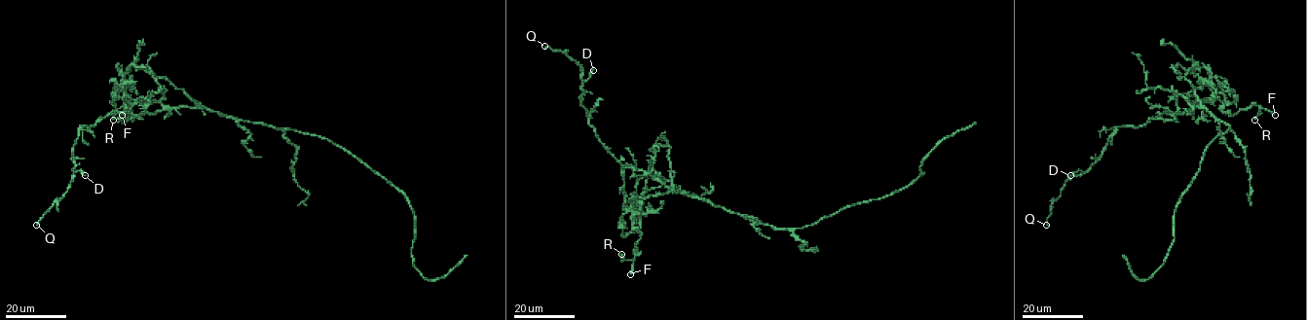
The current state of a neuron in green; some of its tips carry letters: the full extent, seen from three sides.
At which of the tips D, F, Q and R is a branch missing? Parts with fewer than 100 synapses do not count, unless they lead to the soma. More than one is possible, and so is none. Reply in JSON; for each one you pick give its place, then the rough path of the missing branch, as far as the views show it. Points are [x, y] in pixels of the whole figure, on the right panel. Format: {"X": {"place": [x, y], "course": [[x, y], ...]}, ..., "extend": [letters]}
{"extend": []}

